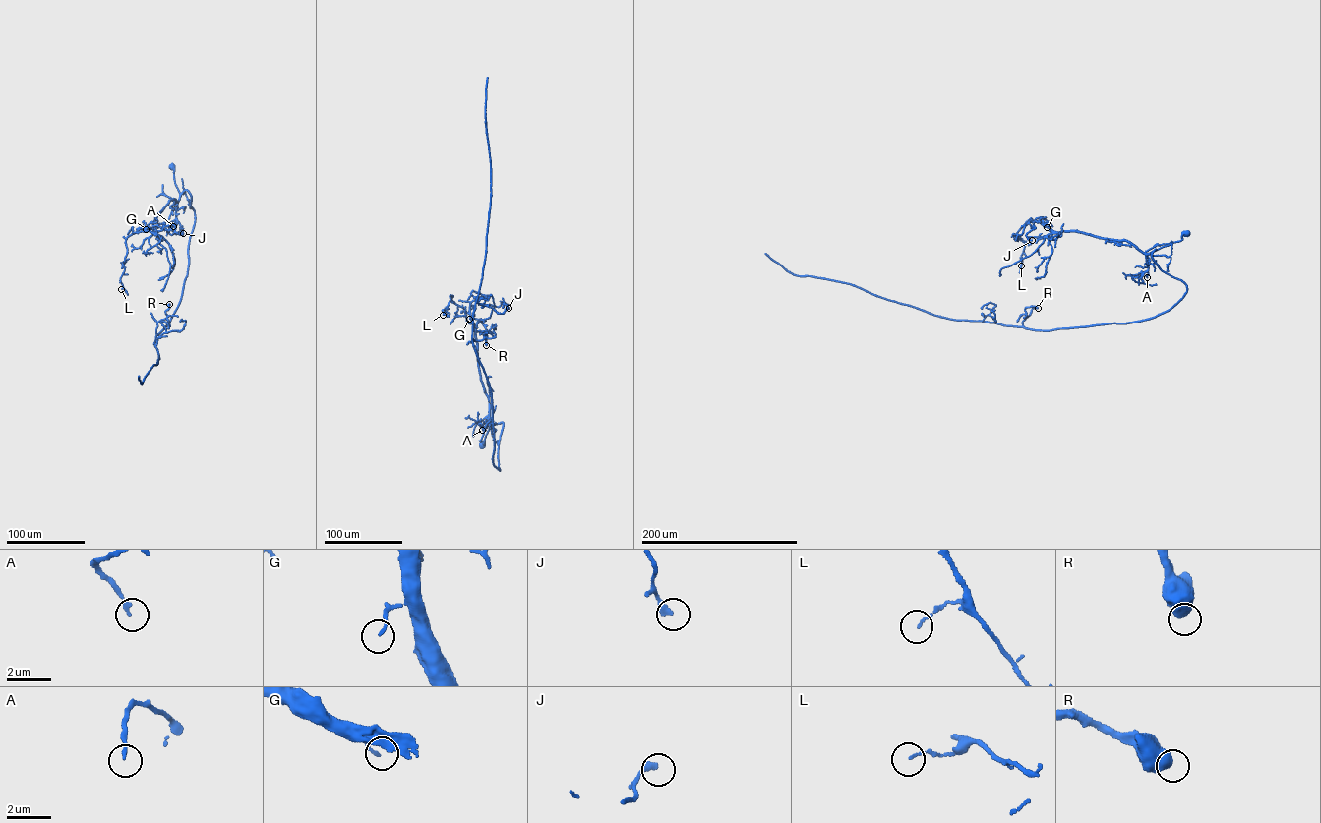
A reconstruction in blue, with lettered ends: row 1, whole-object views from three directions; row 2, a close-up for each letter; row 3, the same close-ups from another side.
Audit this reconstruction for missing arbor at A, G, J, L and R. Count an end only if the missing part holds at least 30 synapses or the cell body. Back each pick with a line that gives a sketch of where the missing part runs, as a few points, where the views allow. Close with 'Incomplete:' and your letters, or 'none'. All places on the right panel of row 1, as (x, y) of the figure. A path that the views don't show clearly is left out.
Incomplete: none

